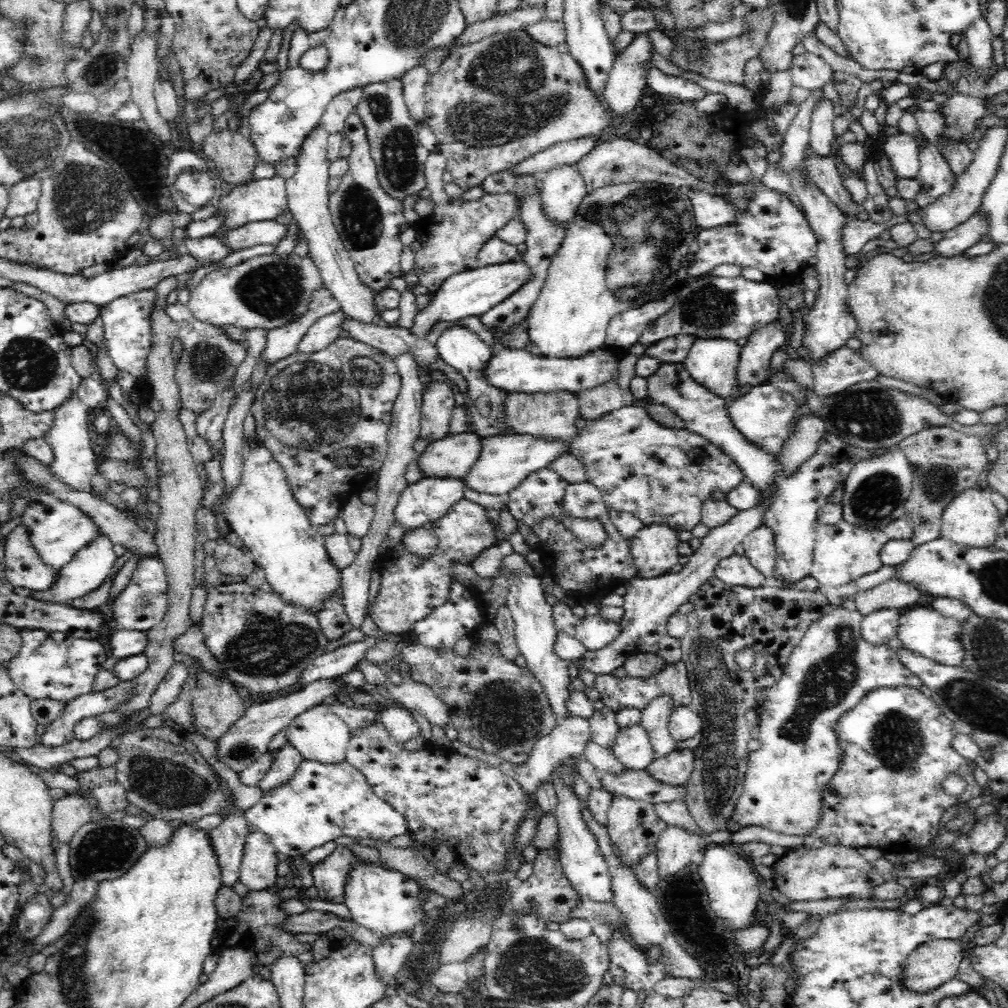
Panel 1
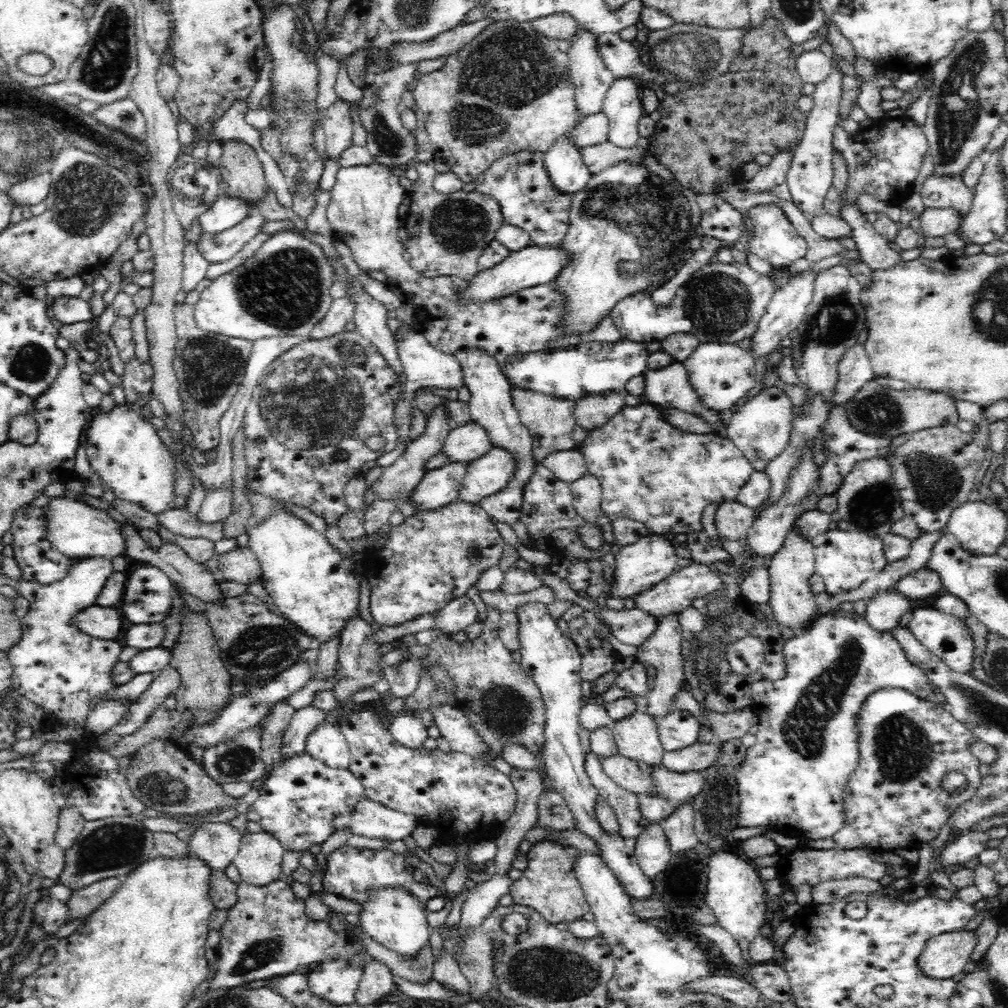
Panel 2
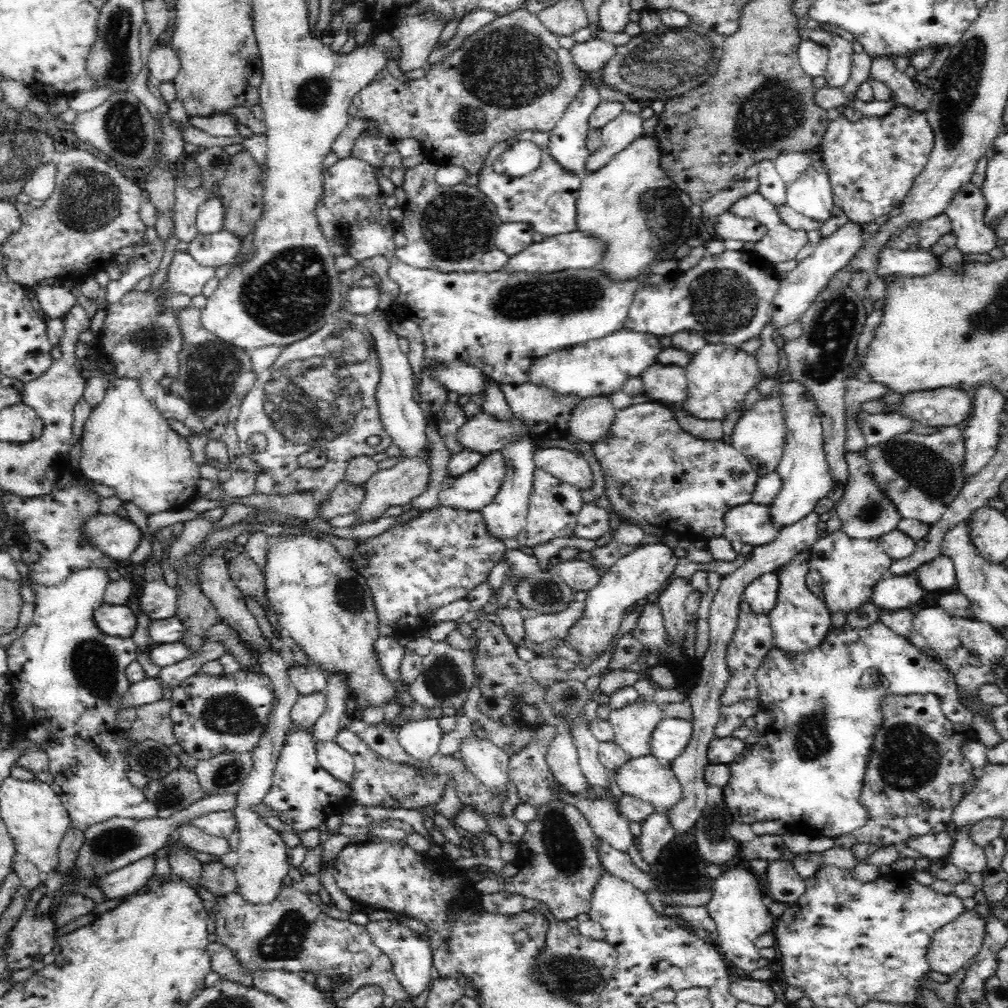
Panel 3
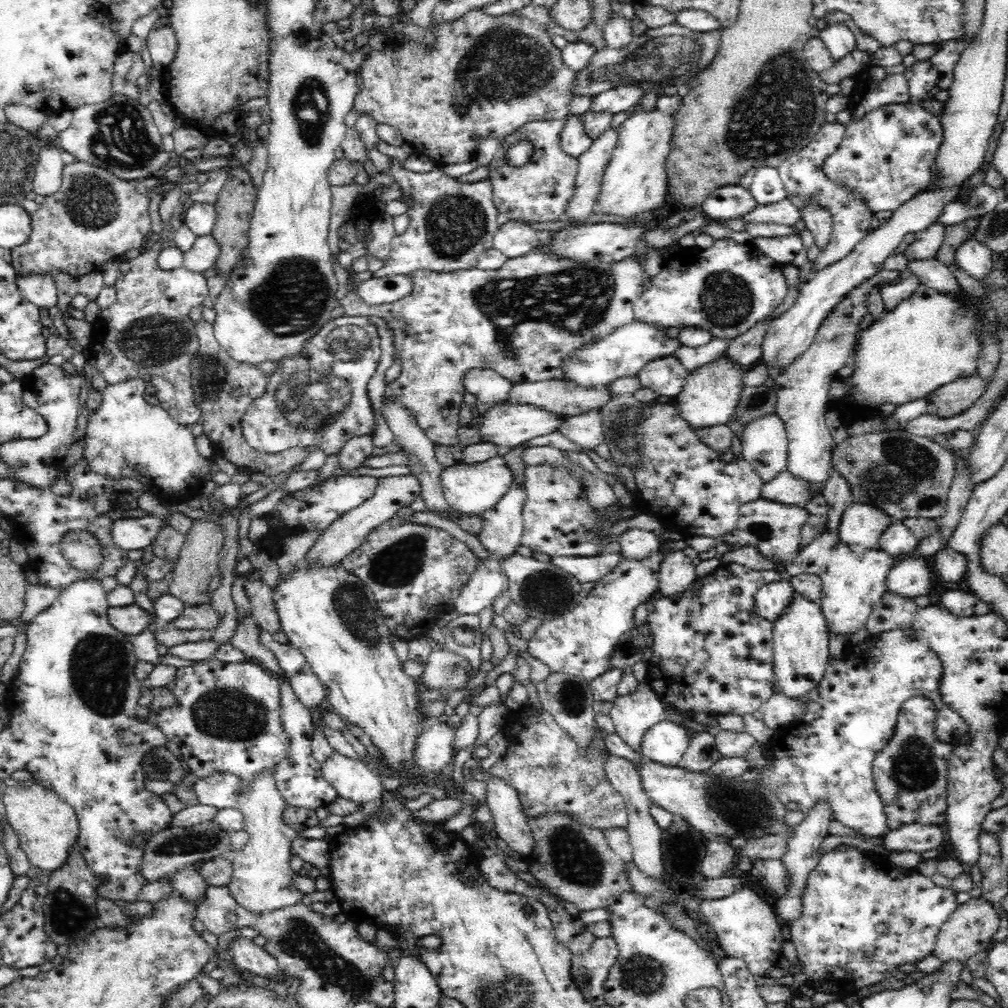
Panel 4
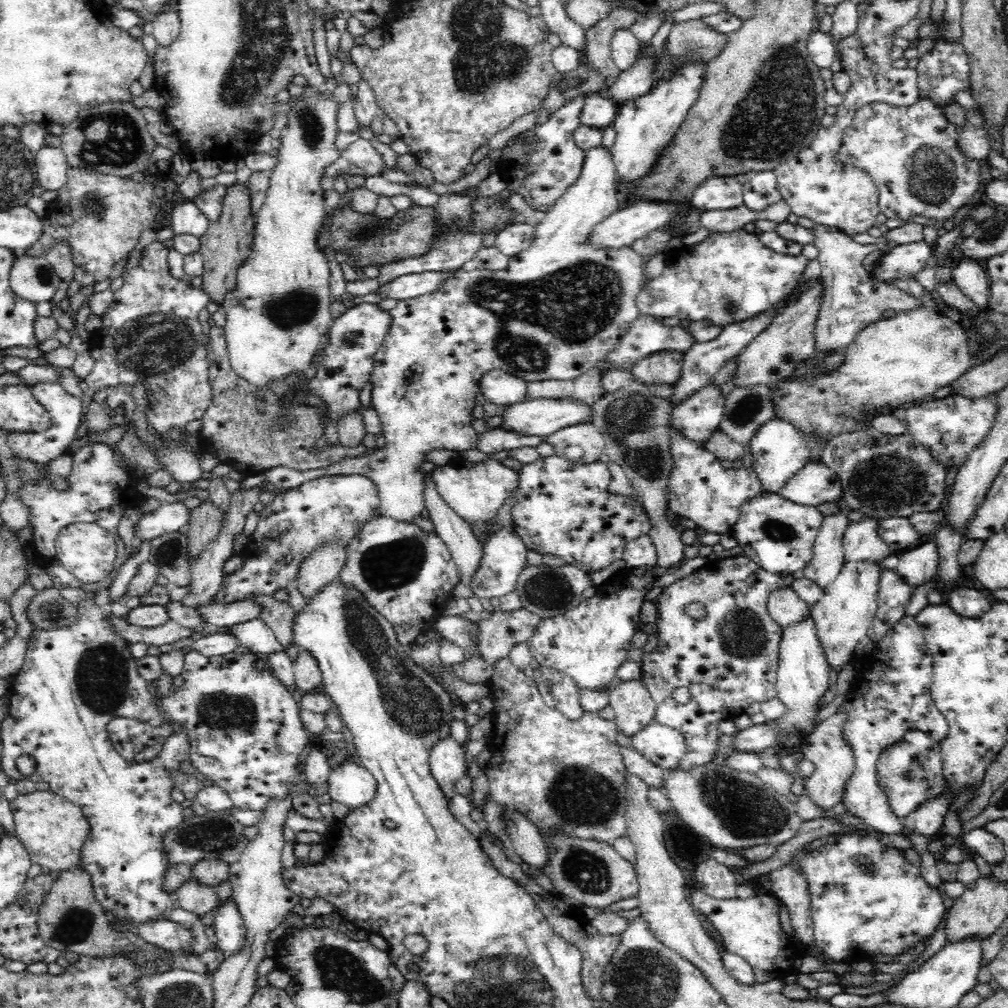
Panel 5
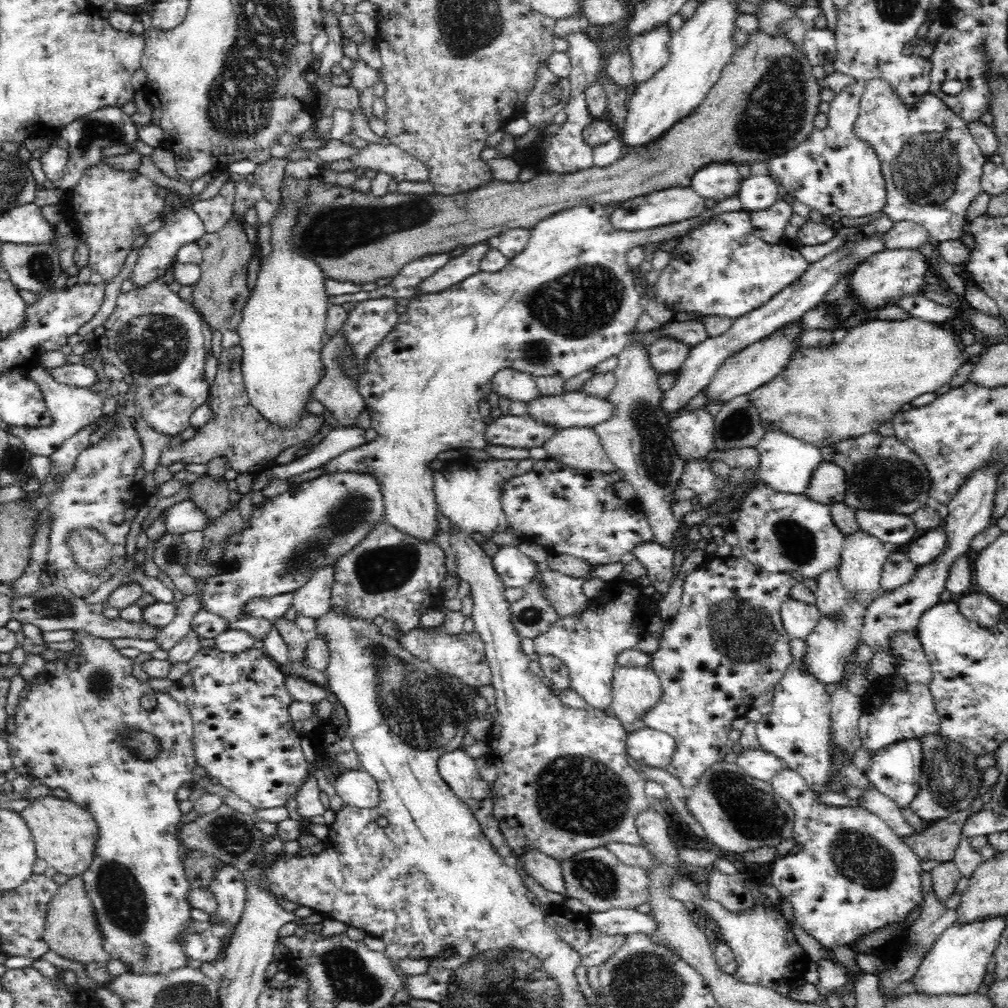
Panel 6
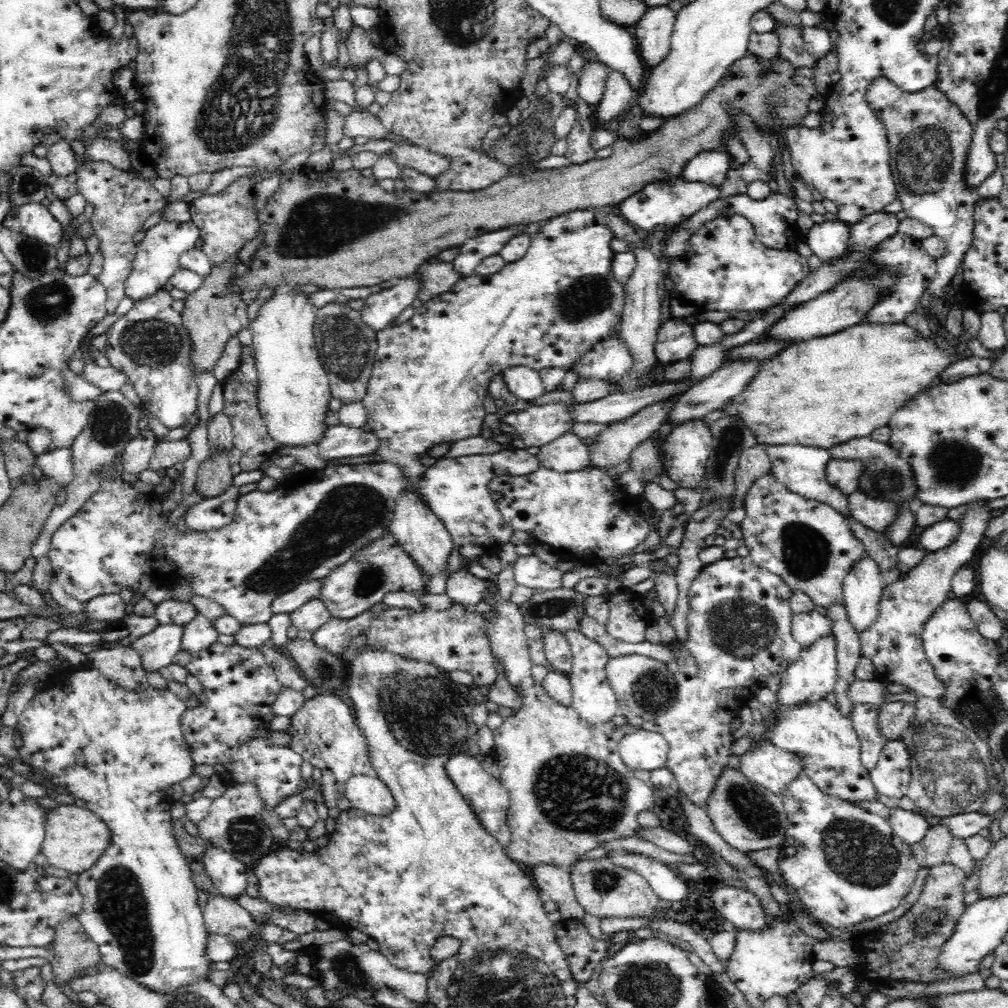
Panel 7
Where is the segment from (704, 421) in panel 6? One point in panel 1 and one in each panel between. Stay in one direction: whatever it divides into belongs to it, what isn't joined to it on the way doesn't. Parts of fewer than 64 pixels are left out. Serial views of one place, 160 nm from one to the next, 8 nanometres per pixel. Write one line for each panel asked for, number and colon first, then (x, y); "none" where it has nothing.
1: (712, 362)
2: (722, 373)
3: (720, 376)
4: (710, 396)
5: (697, 418)

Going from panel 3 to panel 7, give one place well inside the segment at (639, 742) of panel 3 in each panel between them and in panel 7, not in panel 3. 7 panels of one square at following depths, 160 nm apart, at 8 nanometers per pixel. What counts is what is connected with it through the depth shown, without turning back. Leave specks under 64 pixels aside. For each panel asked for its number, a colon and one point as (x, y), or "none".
4: (633, 714)
5: (634, 707)
6: (635, 690)
7: (644, 687)

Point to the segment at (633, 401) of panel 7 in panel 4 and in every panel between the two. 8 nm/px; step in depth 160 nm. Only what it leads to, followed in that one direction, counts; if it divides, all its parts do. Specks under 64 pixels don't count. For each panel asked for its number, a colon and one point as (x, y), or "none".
4: (507, 425)
5: (541, 417)
6: (577, 409)

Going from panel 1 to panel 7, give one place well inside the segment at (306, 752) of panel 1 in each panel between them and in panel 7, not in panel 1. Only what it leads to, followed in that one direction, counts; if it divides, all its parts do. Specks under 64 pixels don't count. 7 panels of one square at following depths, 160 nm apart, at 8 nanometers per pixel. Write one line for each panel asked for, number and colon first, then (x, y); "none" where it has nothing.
2: (326, 743)
3: (335, 760)
4: (352, 779)
5: (350, 783)
6: (358, 789)
7: (370, 794)

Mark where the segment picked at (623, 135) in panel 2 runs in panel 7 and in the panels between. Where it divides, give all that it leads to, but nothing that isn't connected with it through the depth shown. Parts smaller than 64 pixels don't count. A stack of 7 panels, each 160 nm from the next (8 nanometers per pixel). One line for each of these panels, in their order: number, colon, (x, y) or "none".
3: (617, 134)
4: (520, 321)
5: (560, 306)
6: (568, 301)
7: (431, 377)

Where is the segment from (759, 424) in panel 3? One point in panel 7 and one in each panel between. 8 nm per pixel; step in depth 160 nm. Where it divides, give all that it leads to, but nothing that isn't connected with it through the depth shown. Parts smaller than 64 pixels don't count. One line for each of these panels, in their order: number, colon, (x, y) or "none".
4: (764, 441)
5: (778, 451)
6: (787, 464)
7: (802, 469)

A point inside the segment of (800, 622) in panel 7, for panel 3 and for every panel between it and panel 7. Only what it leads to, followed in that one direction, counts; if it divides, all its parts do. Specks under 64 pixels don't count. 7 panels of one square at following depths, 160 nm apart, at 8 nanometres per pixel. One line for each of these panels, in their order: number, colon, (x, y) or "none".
3: (761, 594)
4: (772, 599)
5: (785, 606)
6: (799, 618)

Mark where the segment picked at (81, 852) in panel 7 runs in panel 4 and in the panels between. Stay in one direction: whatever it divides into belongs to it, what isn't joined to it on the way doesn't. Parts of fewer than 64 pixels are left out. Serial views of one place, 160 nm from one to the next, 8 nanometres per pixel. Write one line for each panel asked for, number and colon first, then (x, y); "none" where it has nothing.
4: (47, 827)
5: (54, 830)
6: (65, 834)

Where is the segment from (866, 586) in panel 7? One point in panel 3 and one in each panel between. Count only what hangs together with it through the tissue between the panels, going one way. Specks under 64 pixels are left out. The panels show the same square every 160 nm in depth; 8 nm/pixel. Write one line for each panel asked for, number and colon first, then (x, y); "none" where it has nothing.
3: (866, 512)
4: (862, 524)
5: (861, 542)
6: (863, 556)

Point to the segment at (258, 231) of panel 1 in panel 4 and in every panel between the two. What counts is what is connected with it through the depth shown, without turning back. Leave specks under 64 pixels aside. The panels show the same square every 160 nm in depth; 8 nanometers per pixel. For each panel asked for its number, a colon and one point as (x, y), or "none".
2: (220, 247)
3: (212, 250)
4: (203, 253)

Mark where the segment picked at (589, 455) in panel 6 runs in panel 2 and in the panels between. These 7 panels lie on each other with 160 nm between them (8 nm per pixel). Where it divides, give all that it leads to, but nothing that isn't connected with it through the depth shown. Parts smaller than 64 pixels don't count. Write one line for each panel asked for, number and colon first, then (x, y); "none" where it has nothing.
2: (592, 411)
3: (591, 419)
4: (585, 430)
5: (584, 434)

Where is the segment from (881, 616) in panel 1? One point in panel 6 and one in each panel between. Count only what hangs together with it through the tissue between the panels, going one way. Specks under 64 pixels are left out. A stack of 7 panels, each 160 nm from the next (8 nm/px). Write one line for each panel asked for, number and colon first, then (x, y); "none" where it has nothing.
2: (884, 611)
3: (893, 592)
4: (910, 576)
5: (919, 564)
6: (928, 545)

